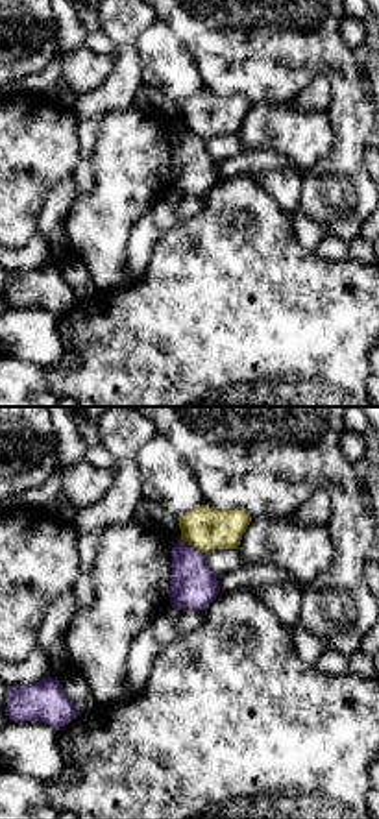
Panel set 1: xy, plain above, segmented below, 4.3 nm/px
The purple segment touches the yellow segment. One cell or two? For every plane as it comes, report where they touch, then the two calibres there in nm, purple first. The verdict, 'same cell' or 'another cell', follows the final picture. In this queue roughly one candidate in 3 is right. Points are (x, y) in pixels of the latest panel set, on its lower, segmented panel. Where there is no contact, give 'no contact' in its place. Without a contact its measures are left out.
contact (191, 546); calibres 200 and 190 nm

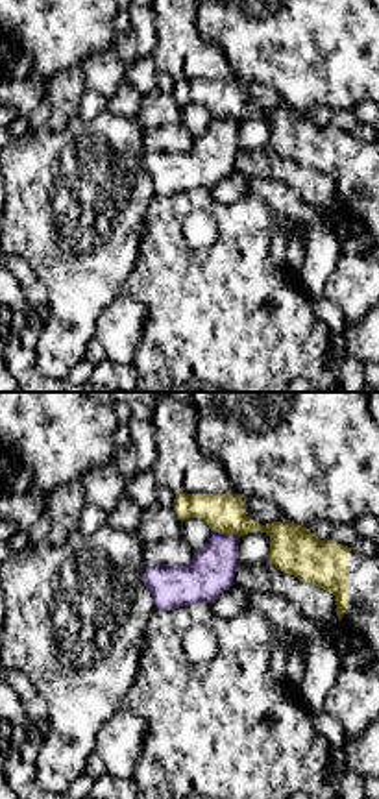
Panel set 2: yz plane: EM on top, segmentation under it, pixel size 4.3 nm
contact (226, 535); calibres 200 and 180 nm

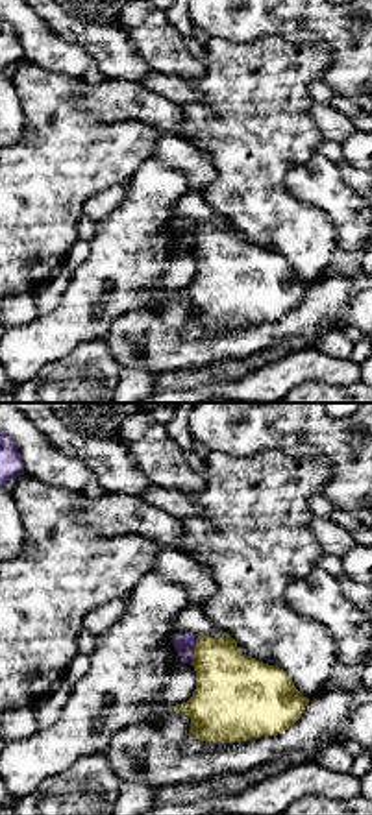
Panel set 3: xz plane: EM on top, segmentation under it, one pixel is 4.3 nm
contact (193, 649); calibres 90 and 320 nm

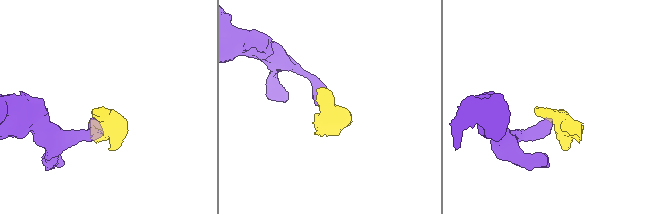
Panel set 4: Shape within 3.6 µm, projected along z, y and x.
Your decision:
another cell

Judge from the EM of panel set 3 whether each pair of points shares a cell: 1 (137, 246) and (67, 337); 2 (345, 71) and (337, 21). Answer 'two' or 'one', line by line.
1: one
2: one

